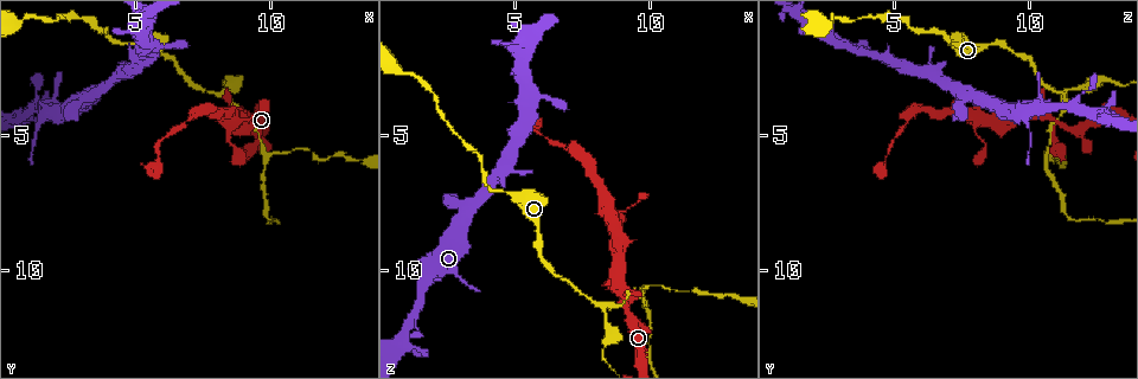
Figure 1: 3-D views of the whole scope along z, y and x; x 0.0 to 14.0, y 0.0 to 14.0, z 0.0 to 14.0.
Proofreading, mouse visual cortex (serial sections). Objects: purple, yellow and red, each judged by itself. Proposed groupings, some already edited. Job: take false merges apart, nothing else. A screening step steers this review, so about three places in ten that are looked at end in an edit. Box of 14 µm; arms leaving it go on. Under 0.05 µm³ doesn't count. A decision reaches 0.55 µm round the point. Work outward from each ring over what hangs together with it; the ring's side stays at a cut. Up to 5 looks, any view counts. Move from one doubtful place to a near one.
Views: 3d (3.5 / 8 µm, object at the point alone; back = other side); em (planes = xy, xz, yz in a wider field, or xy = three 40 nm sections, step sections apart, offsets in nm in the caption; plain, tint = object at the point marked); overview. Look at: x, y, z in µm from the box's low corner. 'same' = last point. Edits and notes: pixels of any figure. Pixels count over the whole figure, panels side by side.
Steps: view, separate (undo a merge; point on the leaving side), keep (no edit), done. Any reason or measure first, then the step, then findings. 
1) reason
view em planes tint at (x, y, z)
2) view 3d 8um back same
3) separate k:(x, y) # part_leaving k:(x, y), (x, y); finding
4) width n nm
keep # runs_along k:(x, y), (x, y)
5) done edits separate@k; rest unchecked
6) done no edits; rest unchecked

view 3d 8um at (8.3, 3.4, 11.3)

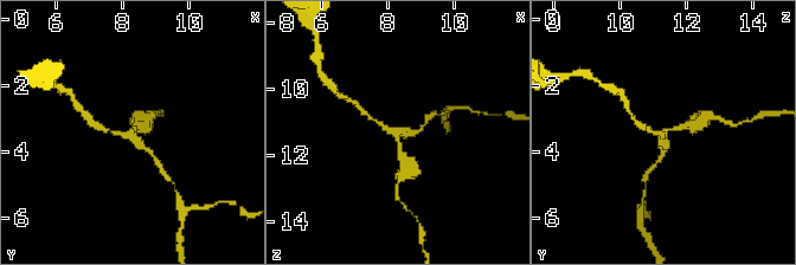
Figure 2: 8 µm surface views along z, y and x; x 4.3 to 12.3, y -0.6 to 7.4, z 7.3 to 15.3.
view em xy step 3 tint at (8.2, 3.4, 11.2)

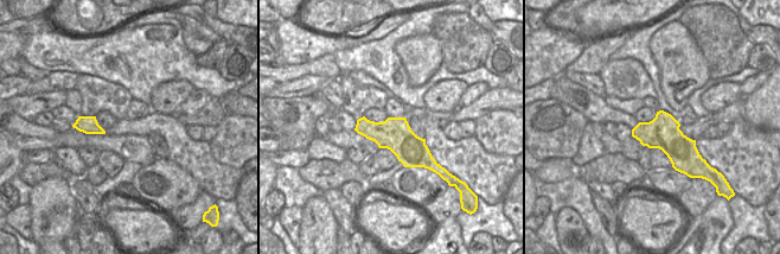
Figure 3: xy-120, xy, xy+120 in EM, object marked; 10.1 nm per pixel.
keep # runs_along 2:(100, 127), (132, 136), (155, 157); all the same cell

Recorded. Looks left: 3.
a narrow waist
view 3d 8um at (9.8, 5.6, 10.6)

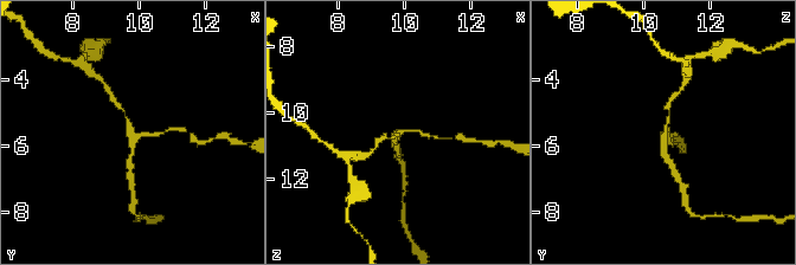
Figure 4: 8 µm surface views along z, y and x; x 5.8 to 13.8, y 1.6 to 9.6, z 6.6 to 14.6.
arms 3; arm_widths 100, 150, 200 nm; need the tissue
view em xy step 5 tint at (9.7, 5.7, 10.7)

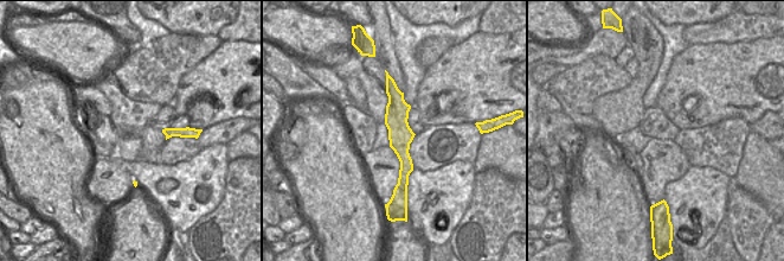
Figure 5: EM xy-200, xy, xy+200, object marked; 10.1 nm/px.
keep # one cell here

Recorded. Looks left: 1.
done no edits; rest unchecked

